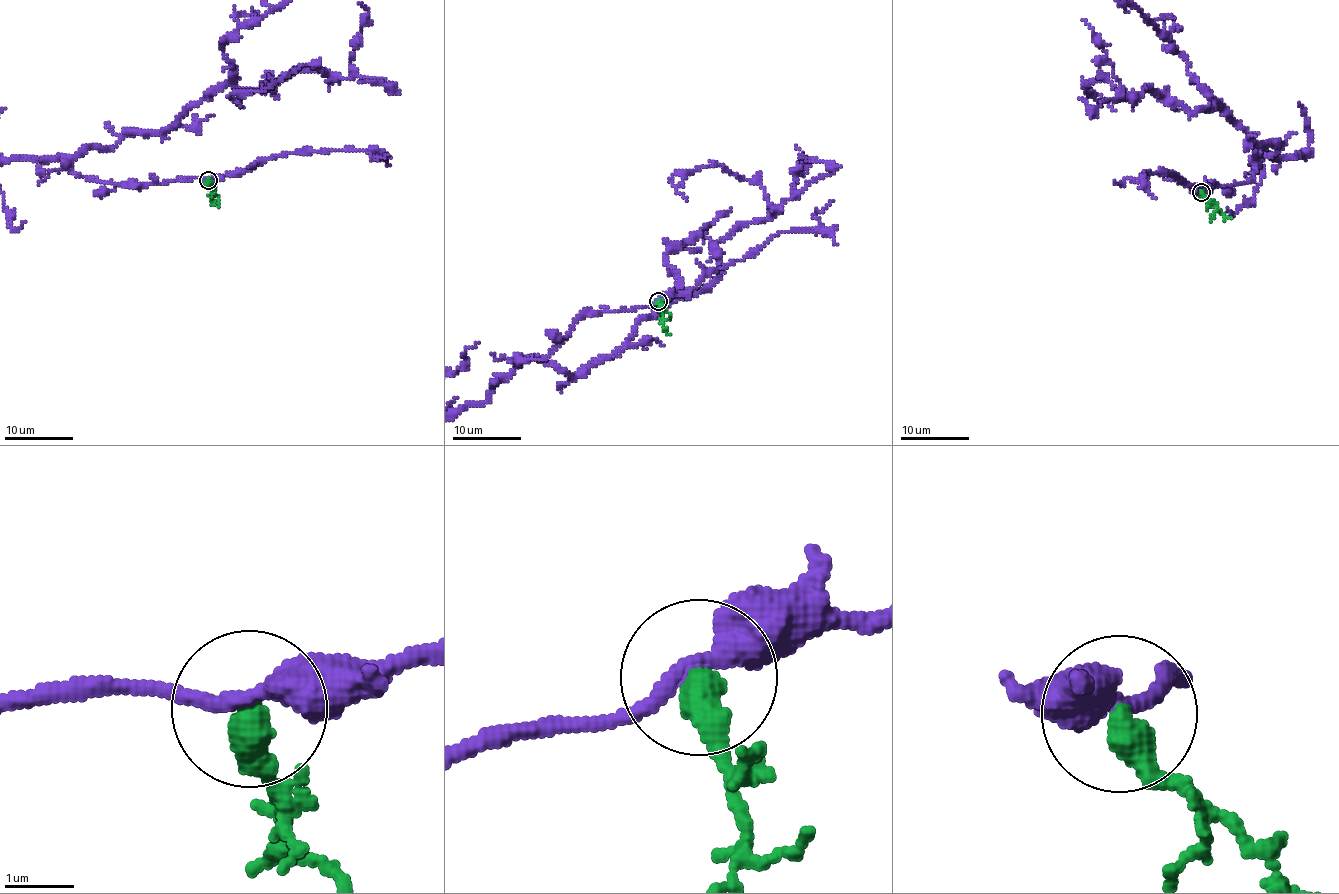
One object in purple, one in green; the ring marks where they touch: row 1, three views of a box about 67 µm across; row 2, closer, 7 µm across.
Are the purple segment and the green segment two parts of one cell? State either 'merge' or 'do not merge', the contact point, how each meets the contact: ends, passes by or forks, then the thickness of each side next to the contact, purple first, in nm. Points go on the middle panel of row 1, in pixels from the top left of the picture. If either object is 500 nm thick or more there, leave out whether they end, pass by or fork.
do not merge; at (658, 301); purple passes by; green ends there; 300 nm thick on the purple side, 460 nm on the other

